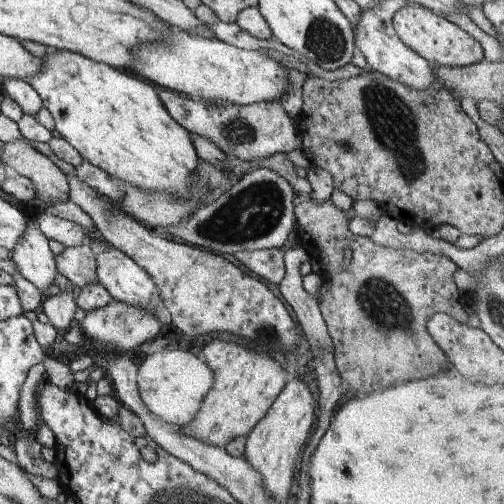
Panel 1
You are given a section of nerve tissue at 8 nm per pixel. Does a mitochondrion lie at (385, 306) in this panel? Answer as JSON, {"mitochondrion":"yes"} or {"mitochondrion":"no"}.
{"mitochondrion":"yes"}

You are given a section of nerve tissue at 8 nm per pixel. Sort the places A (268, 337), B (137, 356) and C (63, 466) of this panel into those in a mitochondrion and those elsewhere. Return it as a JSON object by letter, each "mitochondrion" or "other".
{"A":"mitochondrion","B":"other","C":"other"}

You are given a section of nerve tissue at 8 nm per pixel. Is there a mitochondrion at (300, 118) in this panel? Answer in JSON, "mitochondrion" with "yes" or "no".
{"mitochondrion":"no"}

